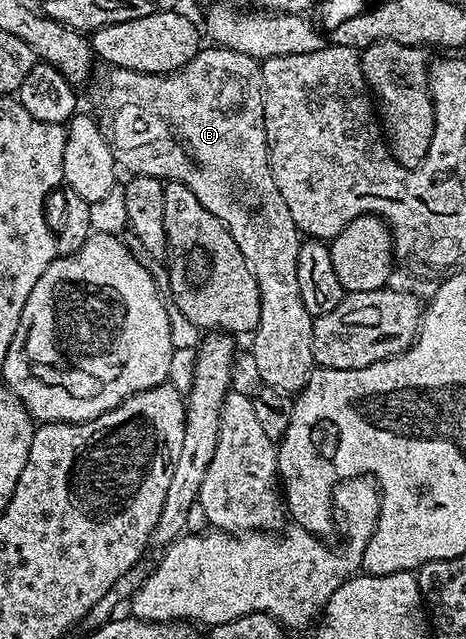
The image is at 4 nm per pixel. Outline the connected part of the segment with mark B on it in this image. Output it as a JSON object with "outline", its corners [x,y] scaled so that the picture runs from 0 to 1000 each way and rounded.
{"outline":[[[438,74],[427,83],[408,92],[378,114],[298,114],[277,108],[253,108],[247,105],[230,110],[223,121],[223,141],[215,146],[215,171],[223,177],[240,177],[240,191],[227,196],[227,213],[232,227],[240,232],[240,241],[251,260],[260,266],[277,264],[273,269],[303,277],[339,277],[358,286],[365,283],[388,283],[416,305],[425,305],[425,318],[451,330],[494,362],[502,380],[511,380],[511,393],[519,393],[519,405],[528,405],[532,423],[545,430],[558,457],[558,504],[547,521],[539,523],[536,549],[554,567],[554,587],[560,598],[577,609],[594,609],[620,618],[633,618],[650,609],[661,588],[674,576],[674,498],[657,487],[657,474],[648,474],[648,455],[639,449],[639,393],[648,366],[644,357],[631,349],[622,338],[622,324],[614,324],[605,311],[605,299],[597,299],[597,286],[588,286],[588,274],[575,247],[575,219],[571,218],[571,199],[567,197],[567,125],[558,116],[560,97],[536,86],[515,85],[511,80],[474,74]]]}

